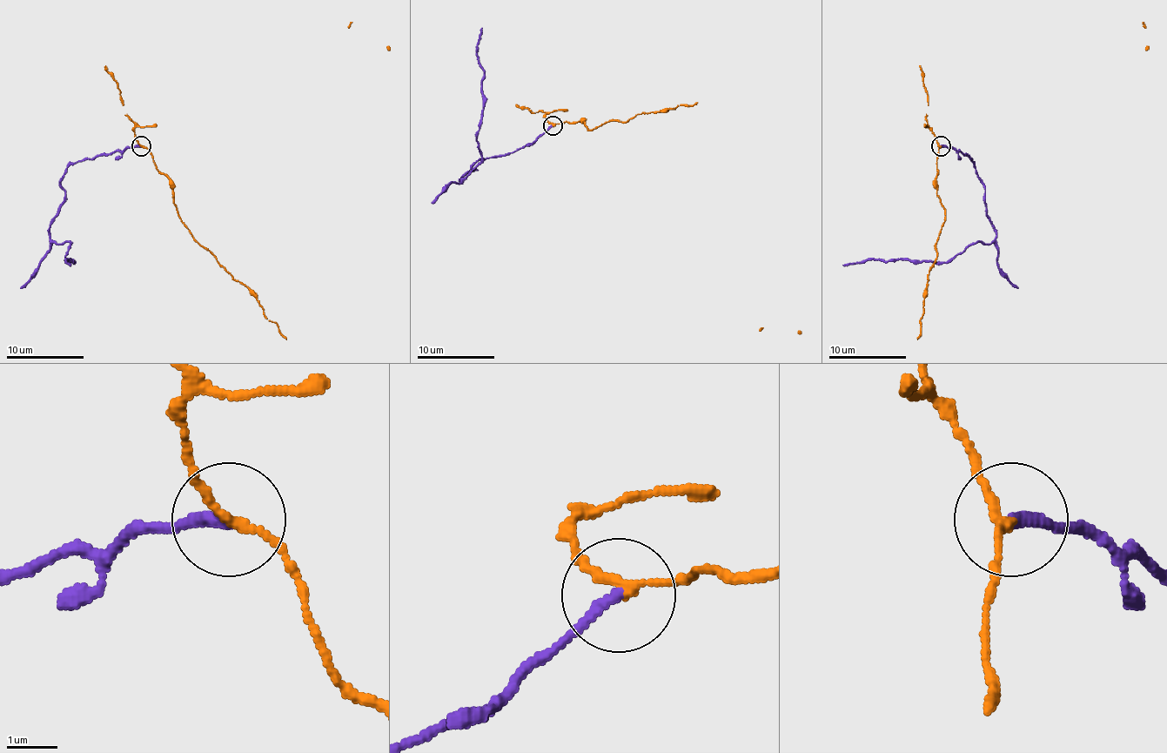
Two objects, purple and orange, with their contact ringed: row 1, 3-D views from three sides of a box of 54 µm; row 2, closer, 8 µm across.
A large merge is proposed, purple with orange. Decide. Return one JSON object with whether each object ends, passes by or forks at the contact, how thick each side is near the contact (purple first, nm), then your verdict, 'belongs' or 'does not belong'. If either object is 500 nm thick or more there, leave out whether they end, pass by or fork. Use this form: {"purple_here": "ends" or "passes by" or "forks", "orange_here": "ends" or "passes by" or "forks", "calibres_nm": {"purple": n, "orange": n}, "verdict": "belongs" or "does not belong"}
{"purple_here": "ends", "orange_here": "passes by", "calibres_nm": {"purple": 240, "orange": 170}, "verdict": "does not belong"}

